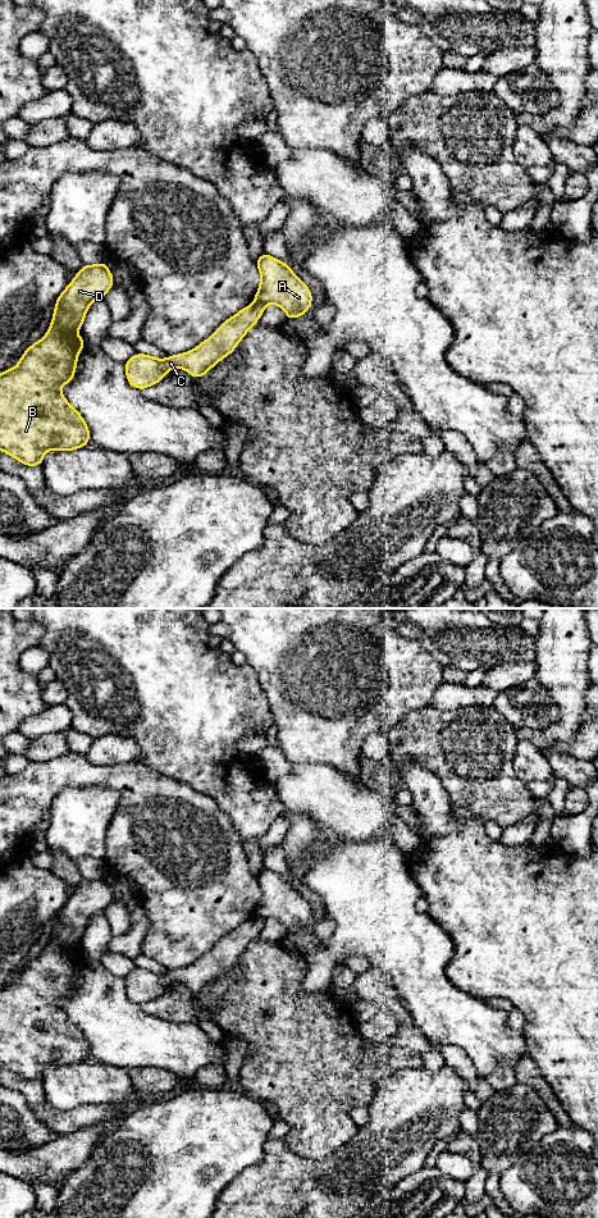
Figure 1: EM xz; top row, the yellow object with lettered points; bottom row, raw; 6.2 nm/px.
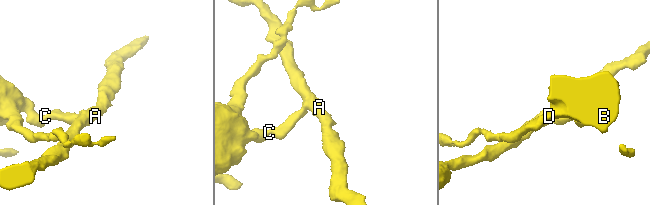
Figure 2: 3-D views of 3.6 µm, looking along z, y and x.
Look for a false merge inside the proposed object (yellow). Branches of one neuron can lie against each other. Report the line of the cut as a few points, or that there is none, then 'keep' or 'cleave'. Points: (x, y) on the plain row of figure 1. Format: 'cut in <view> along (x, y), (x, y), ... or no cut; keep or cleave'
cut in xz along (255, 913), (265, 918); cleave

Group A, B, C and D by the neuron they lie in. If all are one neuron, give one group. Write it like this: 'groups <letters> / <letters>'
groups A / B C D

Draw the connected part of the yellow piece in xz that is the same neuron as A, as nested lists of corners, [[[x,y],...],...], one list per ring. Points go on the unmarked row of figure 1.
[[[264,867],[256,875],[256,880],[261,890],[256,916],[280,921],[288,935],[303,930],[310,923],[311,905],[288,879]]]

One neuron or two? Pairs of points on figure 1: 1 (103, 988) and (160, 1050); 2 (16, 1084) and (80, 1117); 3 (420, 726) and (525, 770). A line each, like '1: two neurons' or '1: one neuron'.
1: one neuron
2: one neuron
3: two neurons

